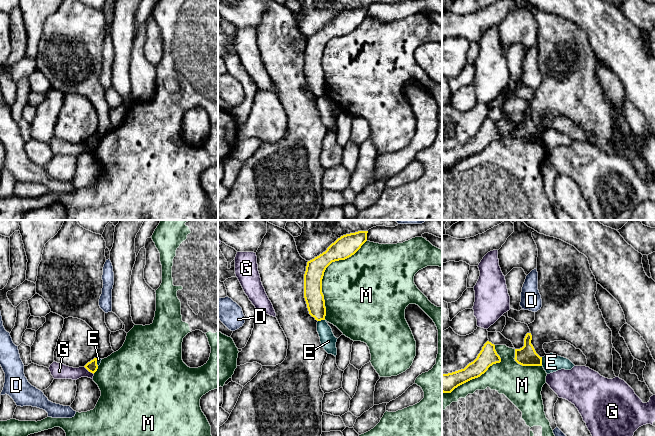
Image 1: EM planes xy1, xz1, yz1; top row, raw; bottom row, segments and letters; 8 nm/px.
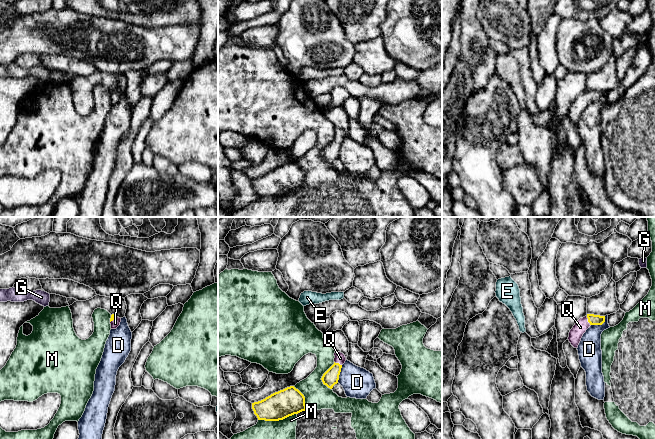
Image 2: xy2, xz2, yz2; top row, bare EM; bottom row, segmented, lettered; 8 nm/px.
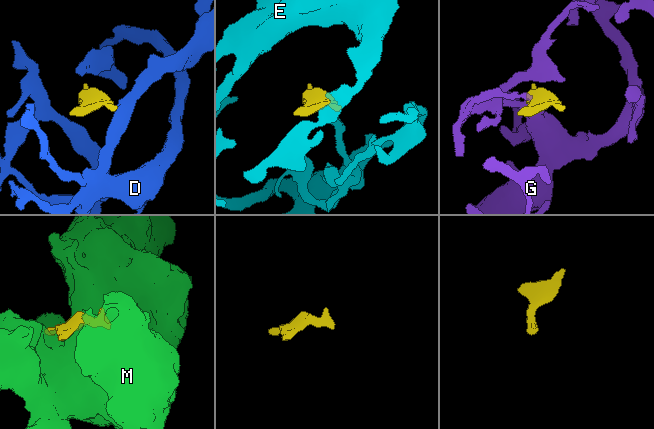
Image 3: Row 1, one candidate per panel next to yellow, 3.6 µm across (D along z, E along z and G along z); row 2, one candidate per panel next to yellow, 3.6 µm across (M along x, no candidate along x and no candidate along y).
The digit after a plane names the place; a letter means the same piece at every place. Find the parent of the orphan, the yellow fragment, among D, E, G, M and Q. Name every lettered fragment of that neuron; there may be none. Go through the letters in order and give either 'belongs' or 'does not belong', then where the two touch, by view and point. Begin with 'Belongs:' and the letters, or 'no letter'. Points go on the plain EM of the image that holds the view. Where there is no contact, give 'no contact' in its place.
Belongs: Q
D: does not belong; contact yz2 (600, 100)
E: does not belong; contact yz1 (541, 137)
G: does not belong; contact xy1 (89, 147)
M: does not belong; contact xz1 (323, 49)
Q: belongs; contact yz2 (588, 97)

